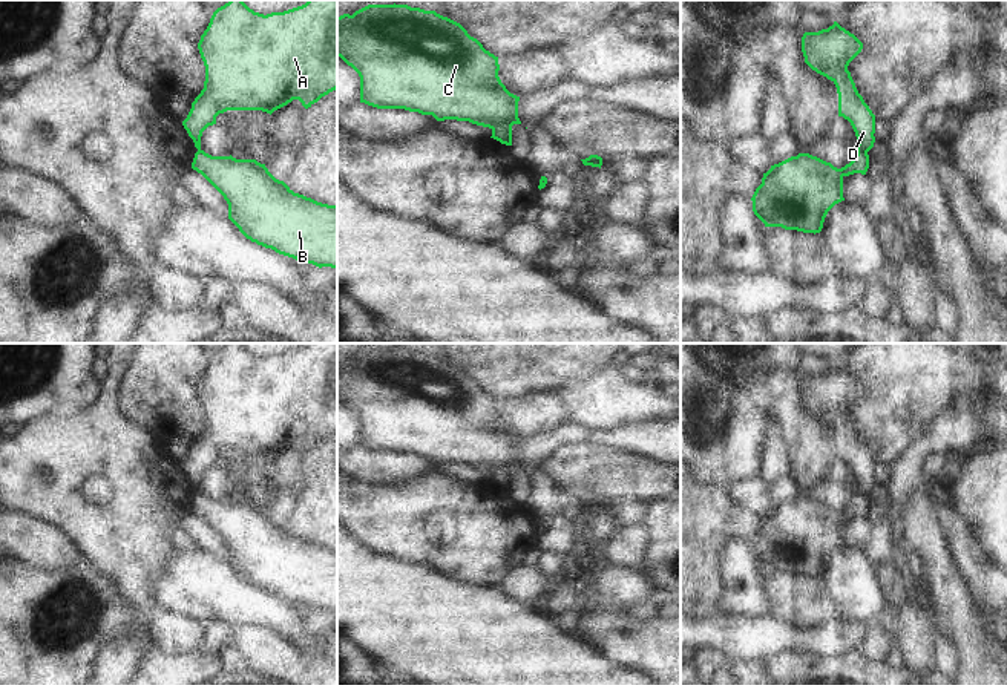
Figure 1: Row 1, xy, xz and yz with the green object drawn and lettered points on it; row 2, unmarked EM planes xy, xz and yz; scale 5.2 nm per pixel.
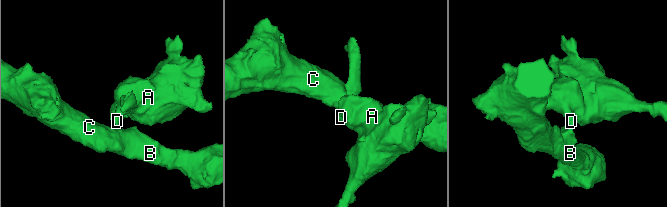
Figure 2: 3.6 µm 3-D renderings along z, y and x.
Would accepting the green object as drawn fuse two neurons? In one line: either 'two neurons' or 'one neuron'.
two neurons

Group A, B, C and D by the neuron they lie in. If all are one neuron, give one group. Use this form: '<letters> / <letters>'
A D / B C

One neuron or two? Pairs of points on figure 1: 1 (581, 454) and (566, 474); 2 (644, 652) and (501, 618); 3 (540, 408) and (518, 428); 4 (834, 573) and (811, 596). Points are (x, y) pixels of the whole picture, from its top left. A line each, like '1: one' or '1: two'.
1: one
2: two
3: one
4: two

